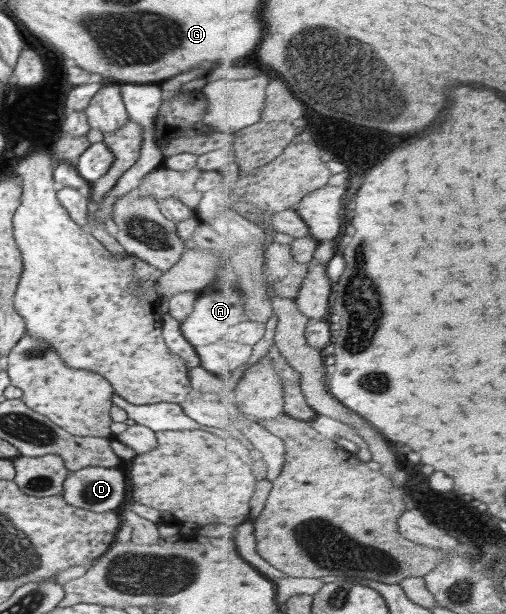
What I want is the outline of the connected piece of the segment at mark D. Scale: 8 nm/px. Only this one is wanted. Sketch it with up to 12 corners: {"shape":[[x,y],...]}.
{"shape":[[87,466],[64,482],[67,504],[95,513],[125,501],[122,468]]}

